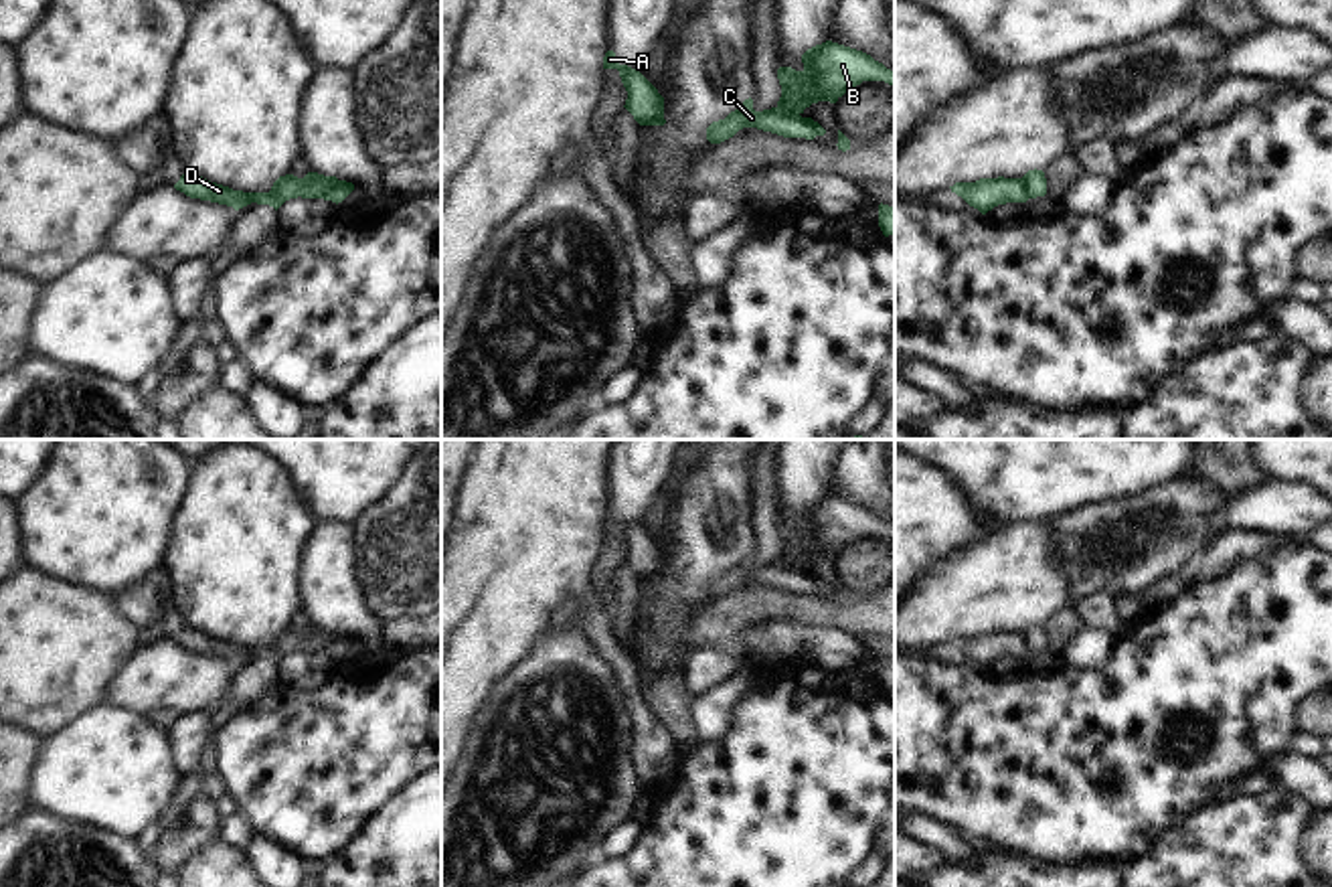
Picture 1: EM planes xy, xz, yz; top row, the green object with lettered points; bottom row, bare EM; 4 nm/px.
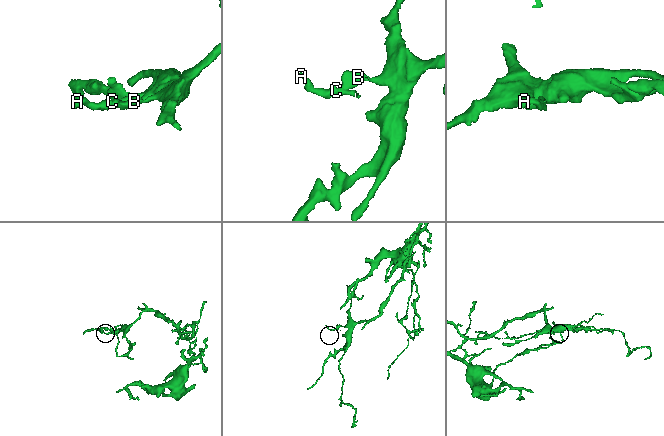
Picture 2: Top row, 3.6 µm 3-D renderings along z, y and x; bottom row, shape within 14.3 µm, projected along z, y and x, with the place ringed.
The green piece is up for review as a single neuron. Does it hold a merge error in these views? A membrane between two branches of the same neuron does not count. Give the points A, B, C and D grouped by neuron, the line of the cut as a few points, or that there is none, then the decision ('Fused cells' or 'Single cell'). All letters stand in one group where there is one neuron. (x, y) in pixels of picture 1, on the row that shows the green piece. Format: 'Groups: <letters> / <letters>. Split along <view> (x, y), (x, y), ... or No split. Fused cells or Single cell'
Groups: A C D / B. Split along xz (776, 108), (798, 116). Fused cells

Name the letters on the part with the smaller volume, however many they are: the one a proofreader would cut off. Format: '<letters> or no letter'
A, C, D

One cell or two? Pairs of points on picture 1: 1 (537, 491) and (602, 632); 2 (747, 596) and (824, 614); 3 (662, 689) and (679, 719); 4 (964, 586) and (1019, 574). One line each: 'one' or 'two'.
1: one
2: one
3: one
4: one

